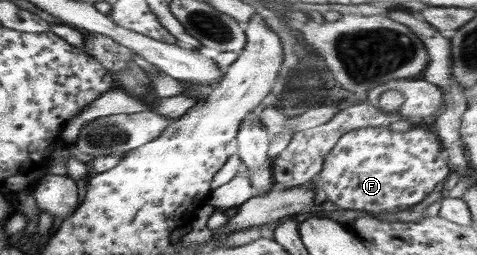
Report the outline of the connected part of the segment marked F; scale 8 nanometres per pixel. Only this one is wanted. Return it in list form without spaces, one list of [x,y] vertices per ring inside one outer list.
[[[359,128],[339,138],[331,152],[325,156],[316,179],[310,181],[310,187],[320,197],[317,203],[320,203],[321,208],[317,206],[318,210],[363,210],[379,217],[382,213],[401,212],[408,206],[419,204],[450,172],[443,146],[435,132],[425,128],[411,128],[409,132],[391,132],[389,128]]]

